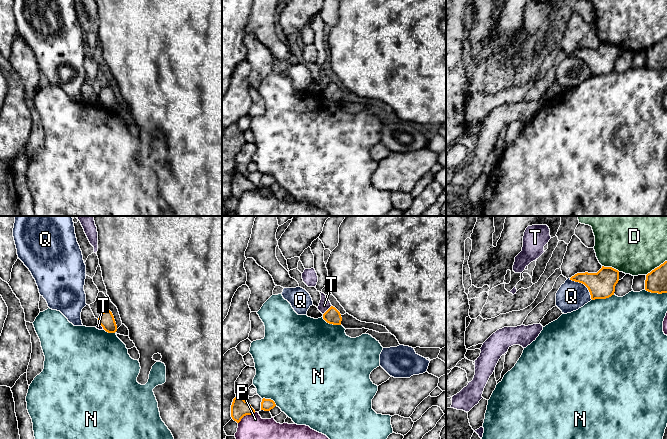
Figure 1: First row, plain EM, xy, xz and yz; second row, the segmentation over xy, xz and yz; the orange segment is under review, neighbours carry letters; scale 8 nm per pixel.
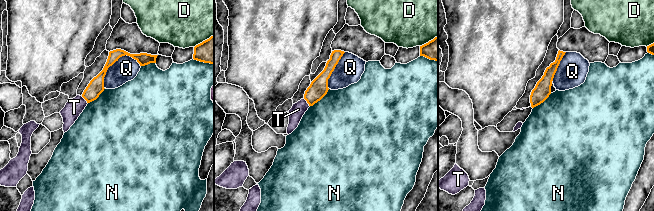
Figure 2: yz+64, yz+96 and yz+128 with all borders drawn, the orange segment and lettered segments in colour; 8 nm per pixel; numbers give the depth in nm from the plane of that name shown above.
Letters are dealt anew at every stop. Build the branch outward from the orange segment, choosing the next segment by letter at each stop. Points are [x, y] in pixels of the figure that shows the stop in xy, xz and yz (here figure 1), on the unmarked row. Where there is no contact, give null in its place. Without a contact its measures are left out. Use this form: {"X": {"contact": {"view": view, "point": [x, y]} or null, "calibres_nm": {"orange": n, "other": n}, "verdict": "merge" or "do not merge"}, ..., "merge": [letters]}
{"D": {"contact": {"view": "yz", "point": [611, 43]}, "calibres_nm": {"orange": 220, "other": 420}, "verdict": "do not merge"}, "N": {"contact": {"view": "yz", "point": [603, 74]}, "calibres_nm": {"orange": 220, "other": 500}, "verdict": "do not merge"}, "P": {"contact": {"view": "xz", "point": [246, 190]}, "calibres_nm": {"orange": 140, "other": 340}, "verdict": "do not merge"}, "Q": {"contact": {"view": "yz", "point": [584, 60]}, "calibres_nm": {"orange": 220, "other": 240}, "verdict": "do not merge"}, "T": {"contact": {"view": "xz", "point": [327, 86]}, "calibres_nm": {"orange": 130, "other": 90}, "verdict": "do not merge"}, "merge": []}

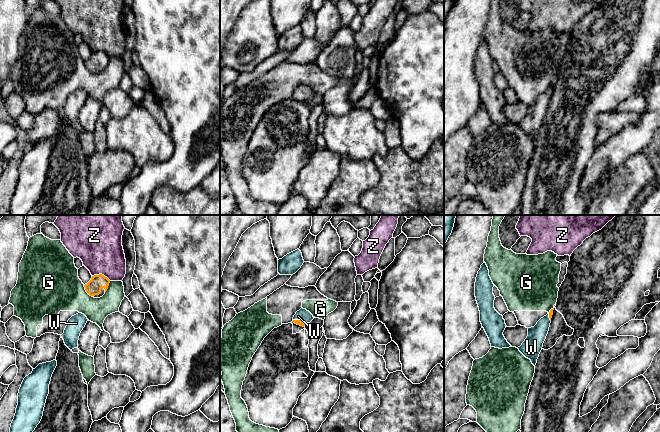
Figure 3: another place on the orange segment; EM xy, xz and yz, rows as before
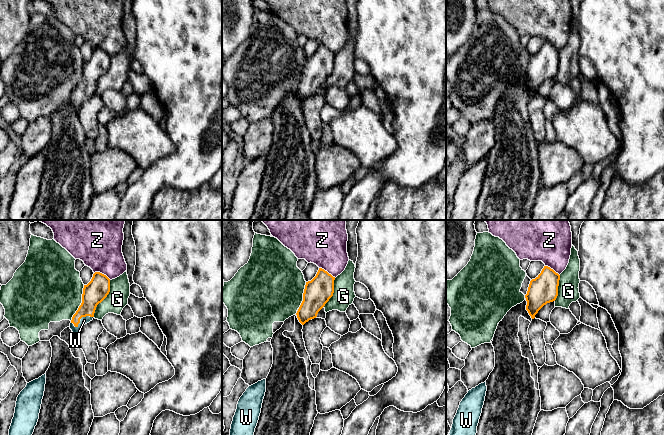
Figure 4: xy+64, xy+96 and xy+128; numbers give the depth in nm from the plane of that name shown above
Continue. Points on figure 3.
{"G": {"contact": {"view": "xy", "point": [86, 67]}, "calibres_nm": {"orange": 120, "other": 380}, "verdict": "do not merge"}, "W": {"contact": {"view": "xz", "point": [299, 96]}, "calibres_nm": {"orange": 50, "other": 90}, "verdict": "merge"}, "Z": {"contact": {"view": "xy", "point": [101, 50]}, "calibres_nm": {"orange": 120, "other": 360}, "verdict": "do not merge"}, "merge": ["W"]}

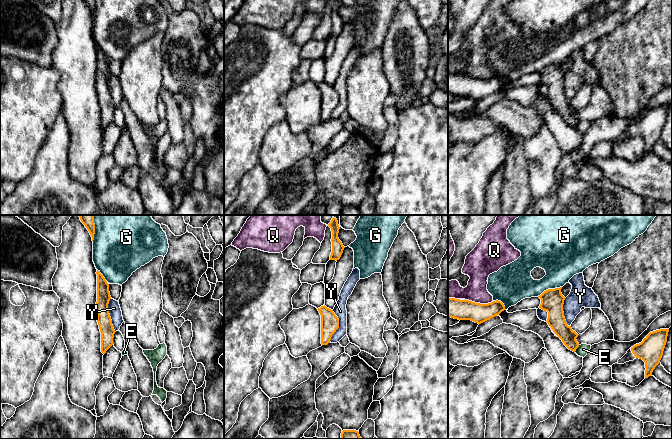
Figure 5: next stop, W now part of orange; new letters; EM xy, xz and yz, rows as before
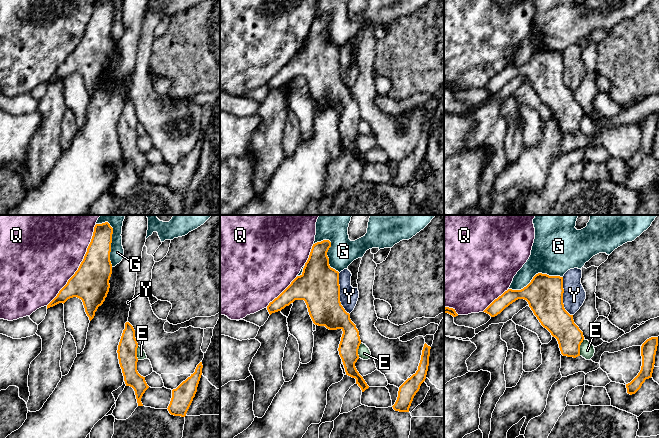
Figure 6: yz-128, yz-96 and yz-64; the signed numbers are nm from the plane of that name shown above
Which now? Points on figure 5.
{"E": {"contact": {"view": "yz", "point": [577, 123]}, "calibres_nm": {"orange": 130, "other": 90}, "verdict": "do not merge"}, "G": {"contact": {"view": "yz", "point": [549, 65]}, "calibres_nm": {"orange": 190, "other": 300}, "verdict": "do not merge"}, "Q": {"contact": {"view": "yz", "point": [479, 79]}, "calibres_nm": {"orange": 160, "other": 180}, "verdict": "do not merge"}, "Y": {"contact": {"view": "xy", "point": [109, 91]}, "calibres_nm": {"orange": 110, "other": 100}, "verdict": "do not merge"}, "merge": []}

